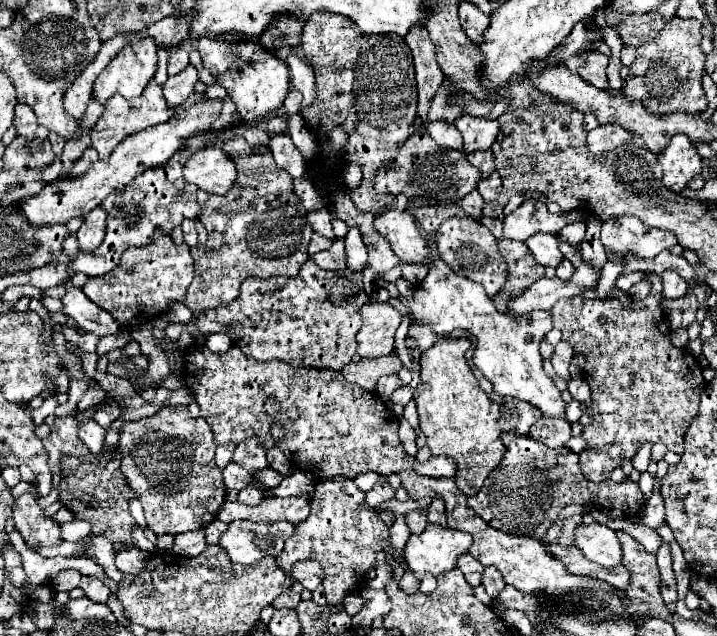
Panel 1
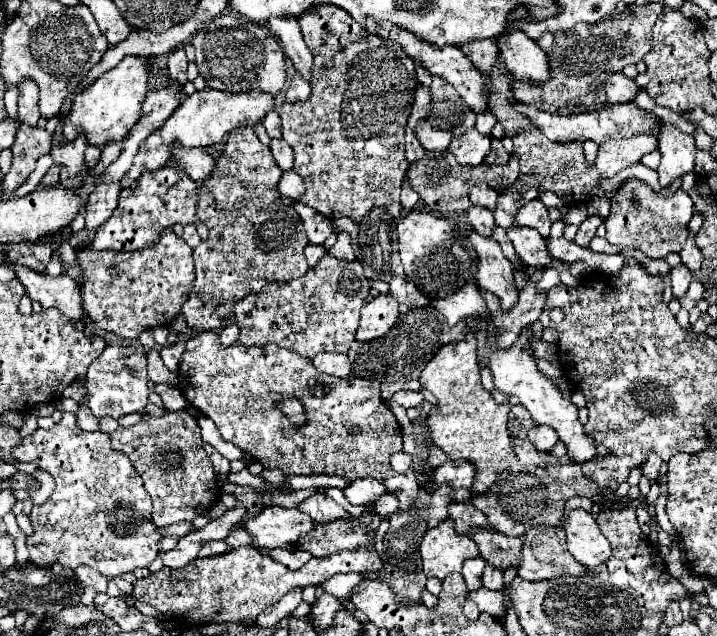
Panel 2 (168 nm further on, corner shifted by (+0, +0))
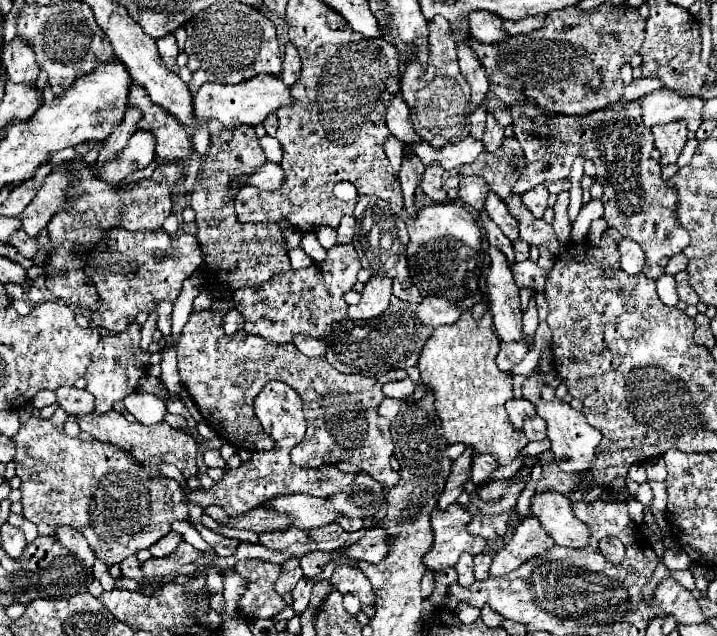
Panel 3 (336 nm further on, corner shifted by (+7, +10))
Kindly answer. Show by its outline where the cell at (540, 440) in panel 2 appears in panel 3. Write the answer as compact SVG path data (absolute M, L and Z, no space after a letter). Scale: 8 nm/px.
M531 416L525 420L523 424L523 432L525 436L533 442L533 440L545 440L547 438L547 428L545 428L545 420L539 416Z

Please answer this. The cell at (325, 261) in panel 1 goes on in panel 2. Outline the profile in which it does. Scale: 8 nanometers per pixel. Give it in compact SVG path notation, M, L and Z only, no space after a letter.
M344 232L338 234L338 242L328 250L328 256L334 256L338 260L348 260L348 262L354 262L356 256L354 256L354 250L352 250L352 244L350 244L350 236Z

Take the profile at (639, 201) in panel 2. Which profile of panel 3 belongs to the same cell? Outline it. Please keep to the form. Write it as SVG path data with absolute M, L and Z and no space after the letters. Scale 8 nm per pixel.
M635 100L625 104L627 108L623 108L623 112L611 112L607 106L583 118L547 112L547 116L551 116L551 124L531 124L523 104L515 104L511 110L513 130L525 152L527 164L513 192L525 194L537 184L549 184L567 178L577 156L591 160L597 168L597 182L605 186L605 194L601 198L605 206L603 218L615 230L619 230L623 238L631 238L643 248L647 258L643 274L657 280L663 274L659 260L679 254L689 244L689 236L675 218L677 194L667 182L661 180L659 162L651 158L655 148L651 128L643 124L643 118L639 116L639 104L635 104Z

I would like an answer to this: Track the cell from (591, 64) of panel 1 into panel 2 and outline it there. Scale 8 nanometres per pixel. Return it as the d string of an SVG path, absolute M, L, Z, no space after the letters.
M618 72L618 74L610 74L610 78L604 82L604 92L610 104L622 104L634 100L638 86L634 84L634 80Z

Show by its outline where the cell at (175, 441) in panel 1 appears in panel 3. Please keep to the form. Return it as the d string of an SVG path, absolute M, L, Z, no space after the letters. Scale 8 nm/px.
M111 410L111 412L105 412L105 414L87 414L87 416L77 416L77 422L79 422L79 428L83 432L89 432L93 434L97 440L101 442L111 442L127 452L133 454L133 458L147 470L147 474L151 476L159 476L159 470L161 470L161 464L167 462L167 464L175 464L185 478L189 476L195 476L197 474L197 466L195 466L195 456L197 456L197 444L195 440L185 434L185 432L179 432L179 430L173 430L167 422L161 422L161 424L155 424L155 426L143 426L139 422L127 422L123 414Z

